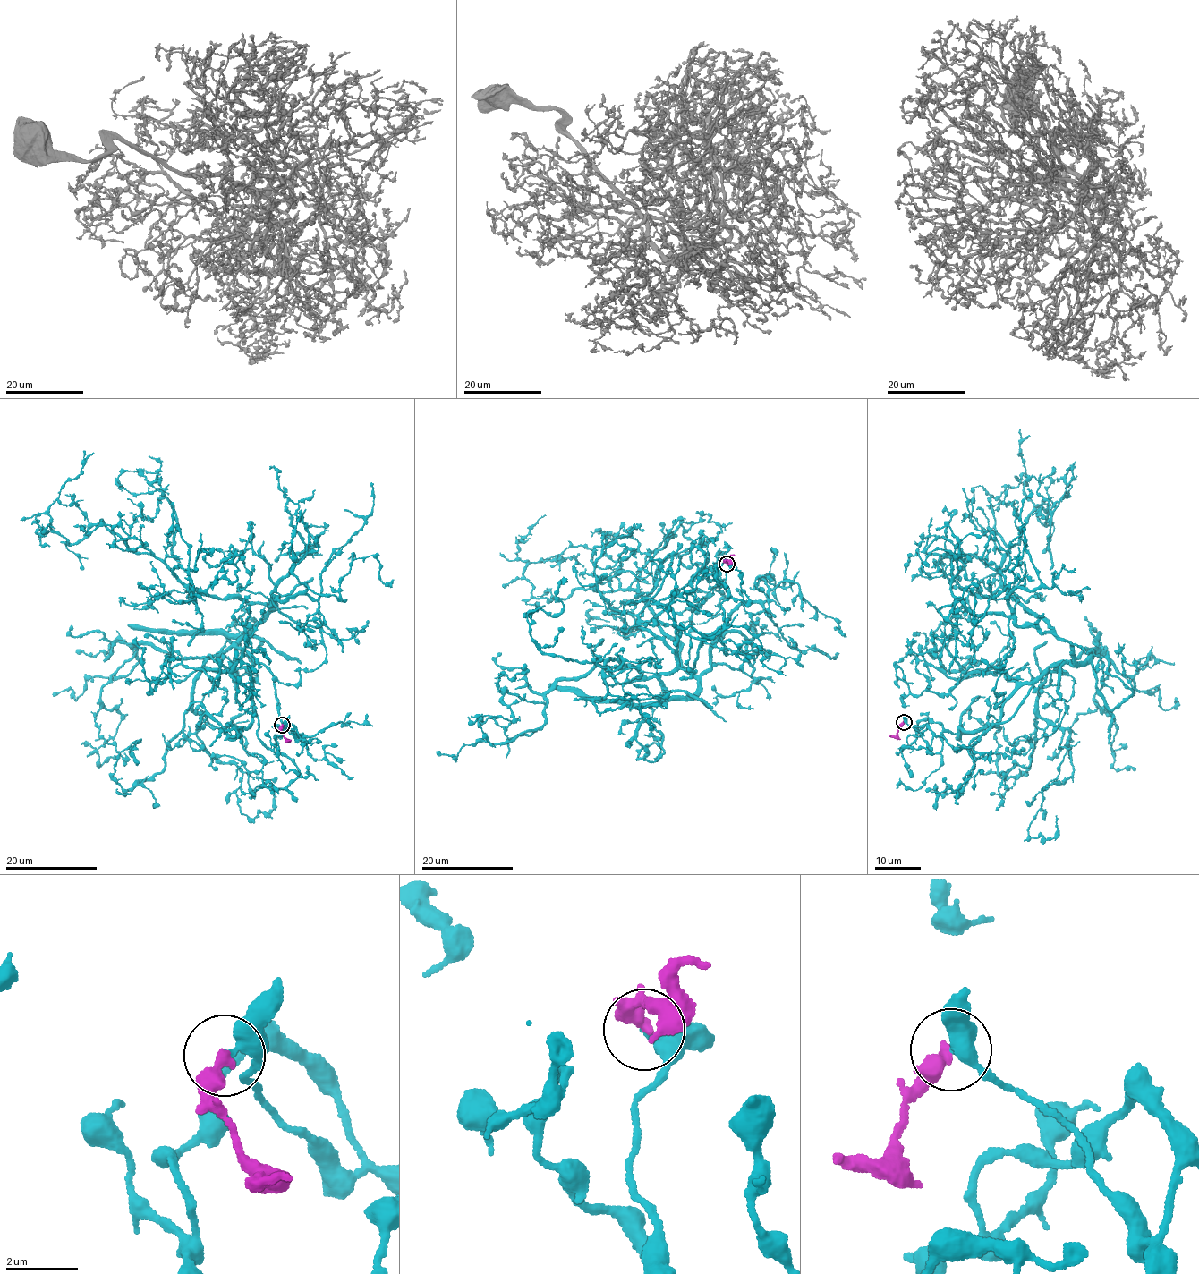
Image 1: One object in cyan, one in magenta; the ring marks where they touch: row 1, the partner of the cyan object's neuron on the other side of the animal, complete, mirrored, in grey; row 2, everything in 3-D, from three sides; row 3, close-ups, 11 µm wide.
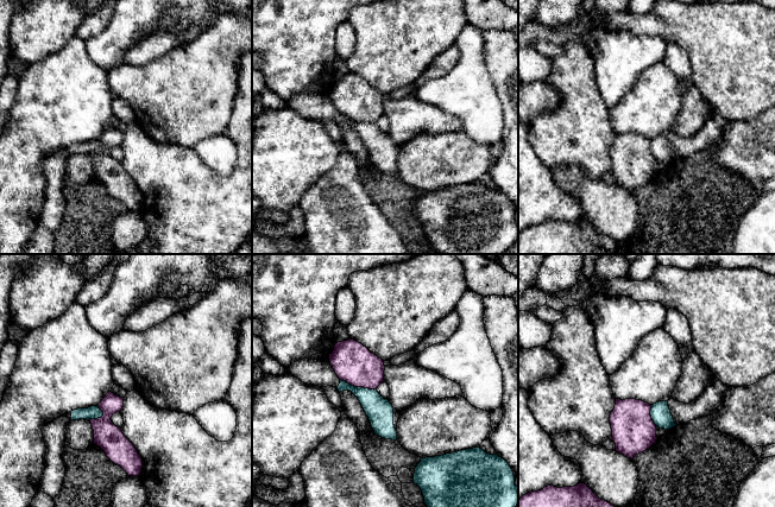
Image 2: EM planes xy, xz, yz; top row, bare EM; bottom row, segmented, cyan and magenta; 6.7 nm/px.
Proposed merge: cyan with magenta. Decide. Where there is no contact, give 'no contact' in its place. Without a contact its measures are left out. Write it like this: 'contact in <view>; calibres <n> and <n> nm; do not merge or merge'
contact in xz; calibres 180 and 280 nm; do not merge

